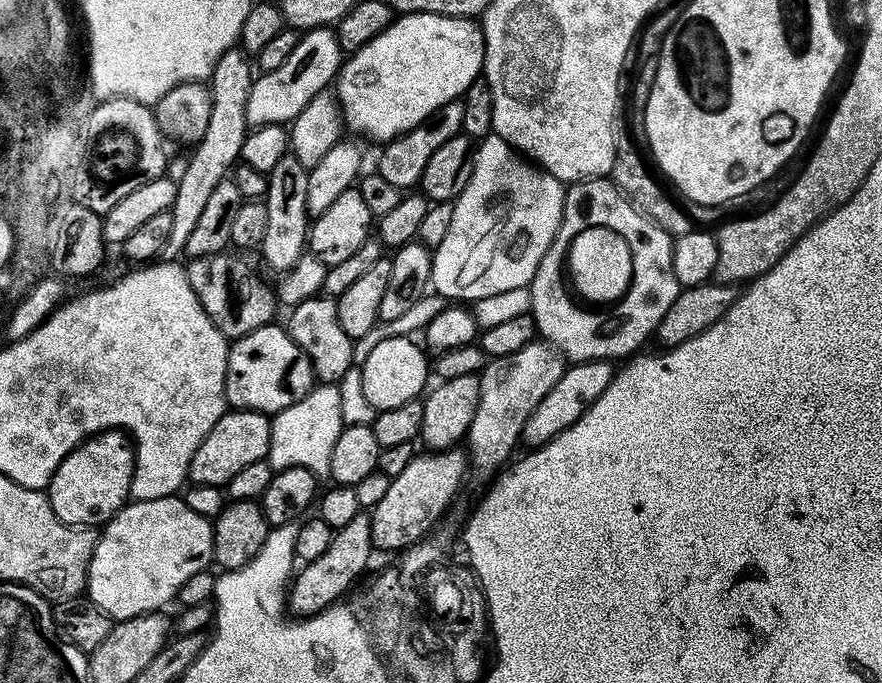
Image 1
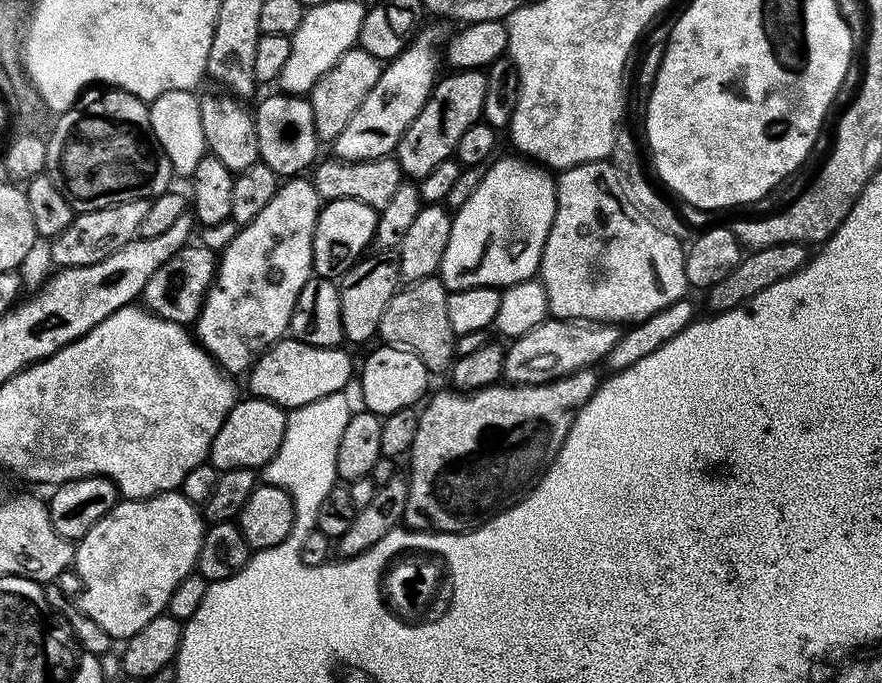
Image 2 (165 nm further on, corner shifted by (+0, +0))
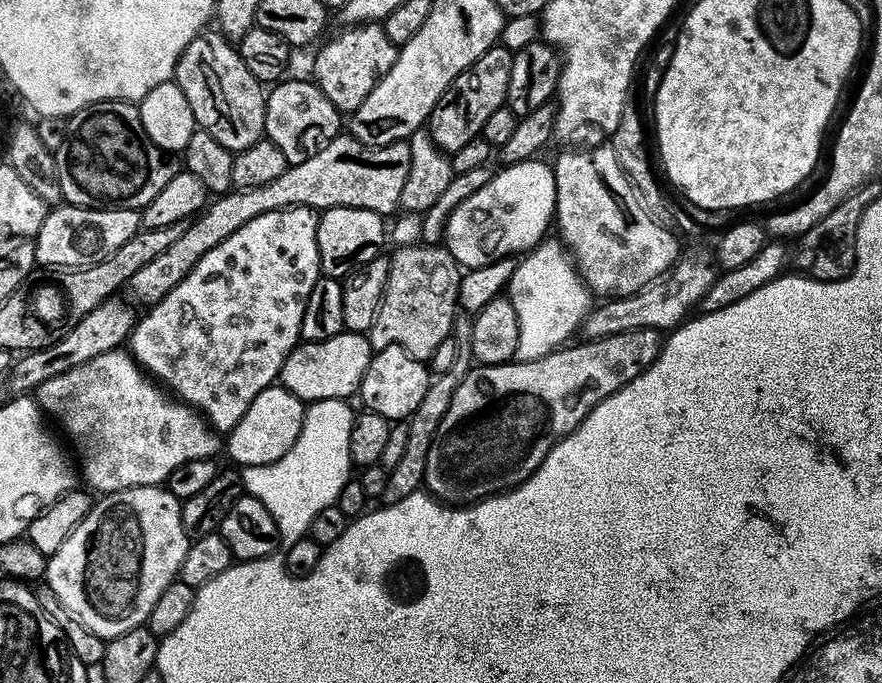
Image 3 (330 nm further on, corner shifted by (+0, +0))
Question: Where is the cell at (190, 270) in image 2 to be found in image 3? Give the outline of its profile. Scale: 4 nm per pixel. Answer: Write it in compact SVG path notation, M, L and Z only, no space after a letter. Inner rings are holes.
M113 298L104 300L82 322L71 325L68 331L60 337L56 343L48 348L39 348L33 352L21 355L20 360L11 369L13 393L28 394L31 393L39 384L78 366L82 362L88 362L90 358L96 358L103 352L112 352L121 347L120 344L129 339L133 328L136 326L138 312L127 299Z

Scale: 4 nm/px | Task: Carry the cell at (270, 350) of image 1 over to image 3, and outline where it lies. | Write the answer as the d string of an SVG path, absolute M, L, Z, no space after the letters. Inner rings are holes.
M345 330L339 332L334 338L310 340L297 344L292 349L292 353L286 358L278 380L283 388L293 392L298 399L305 402L314 400L343 400L351 392L359 389L362 378L366 374L366 366L370 366L373 355L373 346L365 333Z

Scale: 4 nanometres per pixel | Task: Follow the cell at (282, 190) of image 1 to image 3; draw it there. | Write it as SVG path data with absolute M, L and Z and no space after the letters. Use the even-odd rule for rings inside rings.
M306 206L283 208L250 218L250 222L234 230L226 242L218 242L214 250L202 254L190 274L136 321L130 351L137 363L163 381L183 403L202 413L217 433L228 433L238 418L246 414L250 402L254 402L262 390L277 383L286 358L301 343L302 314L310 290L314 290L322 276L318 254L319 221L317 209Z

